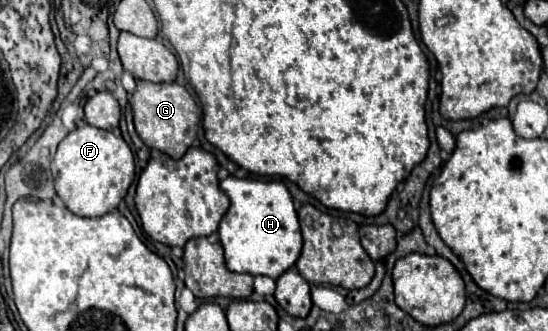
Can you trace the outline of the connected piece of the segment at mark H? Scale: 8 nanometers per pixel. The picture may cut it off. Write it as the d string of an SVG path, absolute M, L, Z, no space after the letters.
M230 175L220 181L220 189L230 197L230 209L218 229L228 269L278 279L296 263L302 249L298 215L286 185L282 181L238 179Z

